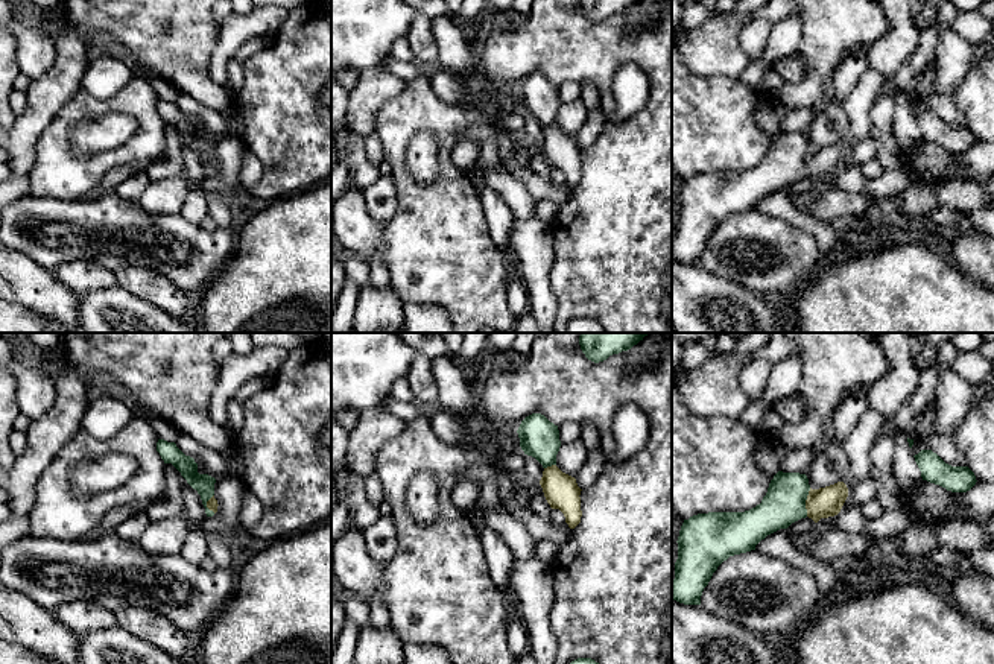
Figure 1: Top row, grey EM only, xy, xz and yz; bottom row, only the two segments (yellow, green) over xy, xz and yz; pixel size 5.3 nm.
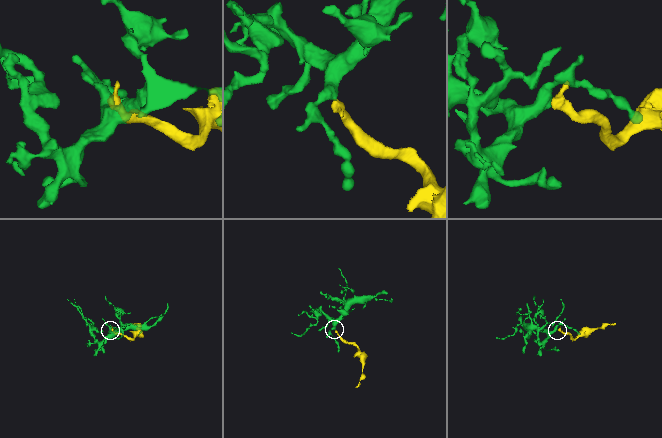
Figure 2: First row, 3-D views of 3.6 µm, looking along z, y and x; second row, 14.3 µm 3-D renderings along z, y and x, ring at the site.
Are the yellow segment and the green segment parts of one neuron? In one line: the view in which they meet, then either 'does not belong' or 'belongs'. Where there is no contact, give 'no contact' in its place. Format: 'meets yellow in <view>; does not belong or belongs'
meets yellow in yz; belongs

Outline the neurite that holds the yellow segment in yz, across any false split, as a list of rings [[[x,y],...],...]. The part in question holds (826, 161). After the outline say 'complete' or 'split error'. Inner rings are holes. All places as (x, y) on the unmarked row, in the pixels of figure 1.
[[[778,131],[761,163],[745,172],[708,172],[684,179],[678,196],[678,219],[672,258],[701,264],[713,232],[730,216],[755,210],[768,194],[801,178],[834,176],[848,157],[844,141],[812,149],[806,134]]]; split error

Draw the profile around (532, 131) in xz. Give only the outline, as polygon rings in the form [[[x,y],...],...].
[[[524,114],[526,125],[521,129],[520,135],[530,144],[540,143],[543,137],[543,125],[532,115]]]

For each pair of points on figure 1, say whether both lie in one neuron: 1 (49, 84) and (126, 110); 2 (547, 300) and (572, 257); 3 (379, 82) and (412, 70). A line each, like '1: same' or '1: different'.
1: different
2: different
3: different

